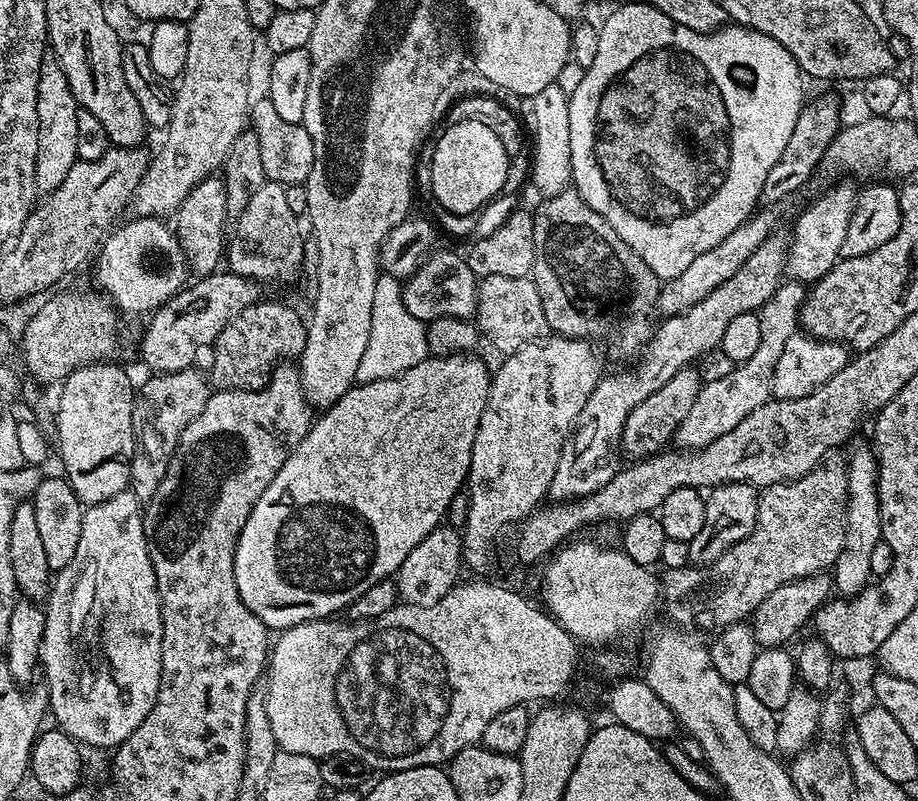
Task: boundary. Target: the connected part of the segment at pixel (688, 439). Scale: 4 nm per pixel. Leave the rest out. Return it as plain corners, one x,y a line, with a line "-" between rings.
784,282
776,289
772,297
758,309
760,318
760,341
758,342
758,350
754,350
754,358
743,361
742,366
736,366
729,376
720,376
717,380
712,380
701,387
698,398
694,402
694,406
690,406
690,414
682,421
680,428
675,434
675,439
681,447
692,450
705,448
710,442
714,442
722,434
726,434
730,430
734,430
734,426
738,426
738,422
742,422
742,418
746,418
748,412
753,412
758,406
767,404
770,399
770,381
772,371
778,362
778,358
782,358
782,350
786,346
786,342
790,342
790,338
797,335
798,321
802,309
805,307
804,292
806,296
806,288
800,282

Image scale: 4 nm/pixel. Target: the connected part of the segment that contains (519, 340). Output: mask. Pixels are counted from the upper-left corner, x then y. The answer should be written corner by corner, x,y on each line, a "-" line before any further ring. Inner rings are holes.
527,276
522,278
483,277
477,283
474,297
474,323
500,354
517,352
522,346
531,344
545,331
542,298
536,283

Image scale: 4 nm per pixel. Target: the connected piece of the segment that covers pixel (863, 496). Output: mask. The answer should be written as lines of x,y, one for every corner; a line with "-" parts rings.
860,444
848,456
848,513
844,519
844,550
834,565
834,588
841,597
856,597
873,579
870,554
882,543
880,535
880,499
876,497
876,454
871,447

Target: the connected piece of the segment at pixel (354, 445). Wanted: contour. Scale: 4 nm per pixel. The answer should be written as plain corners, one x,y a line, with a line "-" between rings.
461,354
429,358
388,380
370,380
354,386
337,404
333,404
321,415
324,416
321,420
319,417
309,428
302,443
293,450
282,470
278,470
274,482
270,482
262,498
258,498
250,518
246,518
246,526
242,526
240,541
236,543
234,578
238,582
238,594
269,630
293,628
306,620
331,617
339,608
340,611
347,609
359,596
366,594
370,586
395,574
402,566
406,554
410,554
410,550
414,550
414,546
418,546
422,538
441,527
450,502
461,491
468,475
474,438
478,434
478,422
482,422
482,410
486,410
488,401
490,368
488,372
487,366
482,361
475,360
474,356

